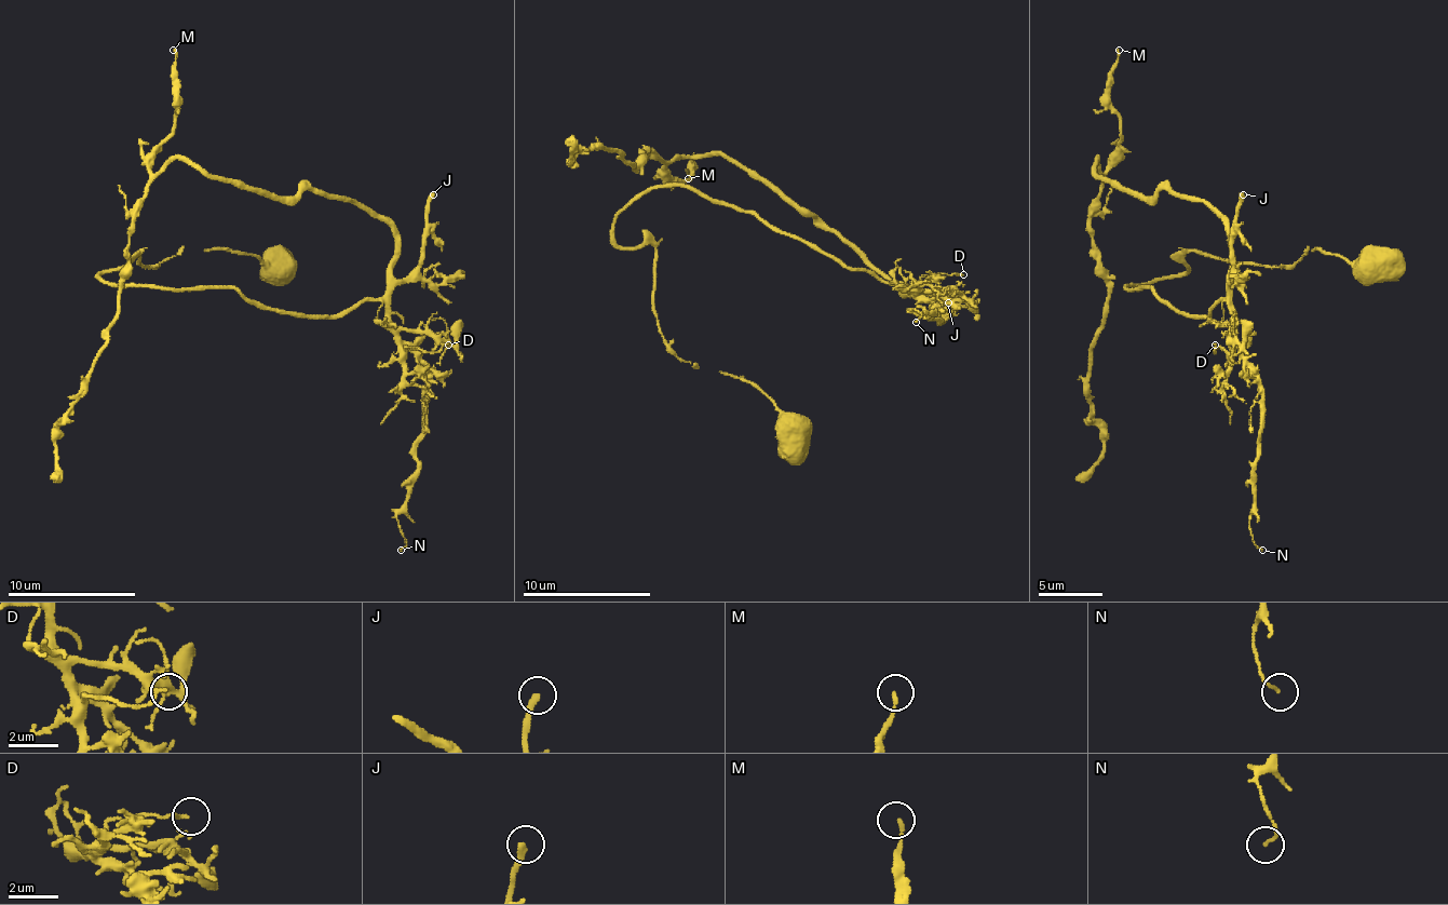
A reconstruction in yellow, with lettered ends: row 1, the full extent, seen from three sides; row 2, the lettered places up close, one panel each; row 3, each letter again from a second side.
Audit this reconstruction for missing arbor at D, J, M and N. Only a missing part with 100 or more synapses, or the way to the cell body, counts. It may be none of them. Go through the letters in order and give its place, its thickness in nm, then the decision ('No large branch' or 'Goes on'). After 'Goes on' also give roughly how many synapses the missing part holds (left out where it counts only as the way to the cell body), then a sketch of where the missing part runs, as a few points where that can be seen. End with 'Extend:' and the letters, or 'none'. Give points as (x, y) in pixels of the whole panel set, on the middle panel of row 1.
D: Place: (963, 274). Thickness 80 nm. No large branch
J: Place: (948, 302). Thickness 280 nm. No large branch
M: Place: (688, 178). Thickness 150 nm. No large branch
N: Place: (916, 322). Thickness 100 nm. No large branch
Extend: none

